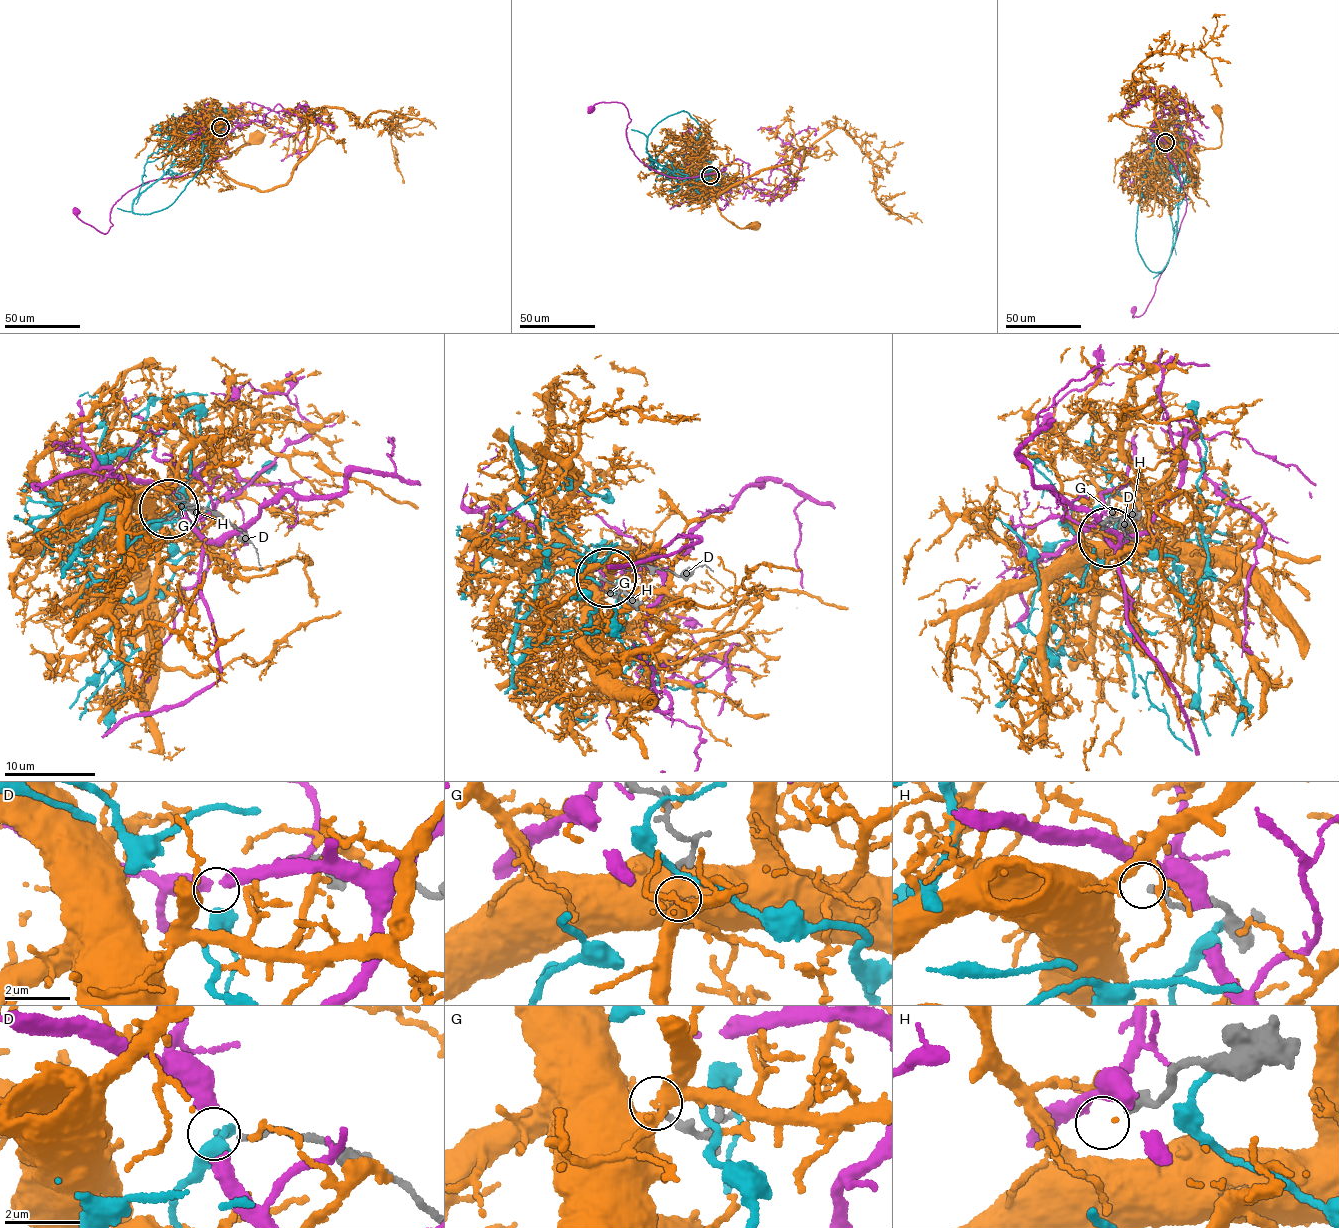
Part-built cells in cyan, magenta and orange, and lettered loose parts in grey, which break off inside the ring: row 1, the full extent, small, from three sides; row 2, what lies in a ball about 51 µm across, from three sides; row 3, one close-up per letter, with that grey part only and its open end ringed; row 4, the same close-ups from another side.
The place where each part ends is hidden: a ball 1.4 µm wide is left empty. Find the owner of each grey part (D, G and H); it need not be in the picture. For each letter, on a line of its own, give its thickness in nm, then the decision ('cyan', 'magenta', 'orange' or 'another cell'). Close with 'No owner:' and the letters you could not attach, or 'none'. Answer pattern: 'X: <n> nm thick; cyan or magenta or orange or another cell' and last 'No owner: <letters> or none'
D: 140 nm thick; cyan
G: 190 nm thick; orange
H: 240 nm thick; another cell
No owner: H

